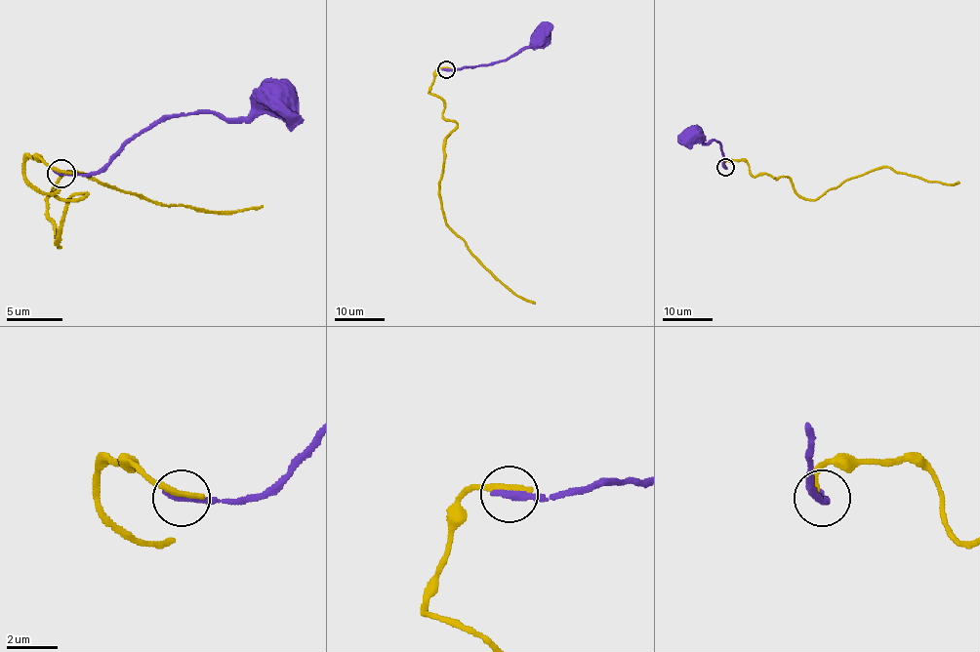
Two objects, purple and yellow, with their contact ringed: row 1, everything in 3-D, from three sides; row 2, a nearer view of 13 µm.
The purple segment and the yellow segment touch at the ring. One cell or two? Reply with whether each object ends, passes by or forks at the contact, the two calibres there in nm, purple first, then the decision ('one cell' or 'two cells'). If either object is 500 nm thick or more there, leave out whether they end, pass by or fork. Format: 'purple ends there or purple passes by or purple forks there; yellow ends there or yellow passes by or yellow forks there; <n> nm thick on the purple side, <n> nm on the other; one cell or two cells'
purple ends there; yellow ends there; 340 nm thick on the purple side, 320 nm on the other; two cells

